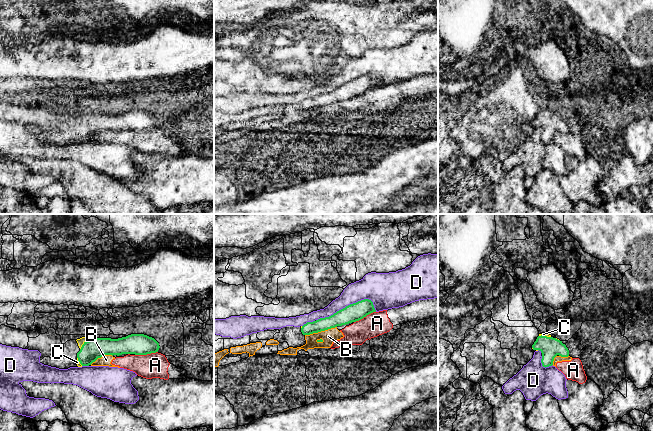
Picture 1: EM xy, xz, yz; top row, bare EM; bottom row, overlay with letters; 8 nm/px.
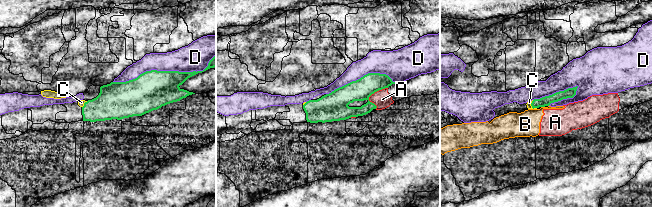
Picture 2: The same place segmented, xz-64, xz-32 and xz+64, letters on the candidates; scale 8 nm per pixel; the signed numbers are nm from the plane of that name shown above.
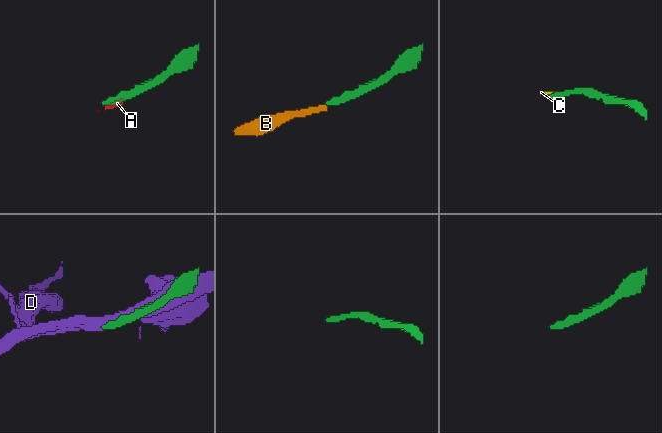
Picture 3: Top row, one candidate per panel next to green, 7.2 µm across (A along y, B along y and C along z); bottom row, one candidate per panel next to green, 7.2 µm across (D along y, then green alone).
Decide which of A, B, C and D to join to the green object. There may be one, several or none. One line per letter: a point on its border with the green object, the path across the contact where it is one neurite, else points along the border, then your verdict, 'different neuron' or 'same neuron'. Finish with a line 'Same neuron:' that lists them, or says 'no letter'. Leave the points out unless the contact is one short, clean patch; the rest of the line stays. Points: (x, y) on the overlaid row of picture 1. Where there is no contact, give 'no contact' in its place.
A: meets green in xy at (146, 354); border along xy (157, 351), (135, 355); different neuron
B: meets green in xz at (320, 331); border along xz (336, 326), (305, 335); different neuron
C: meets green in xy at (86, 341); runs through xy (91, 350), (86, 341), (80, 341); same neuron
D: meets green in xz at (348, 305); different neuron
Same neuron: C

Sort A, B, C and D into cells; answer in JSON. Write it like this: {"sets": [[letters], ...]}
{"sets": [["A", "B"], ["C"], ["D"]]}

